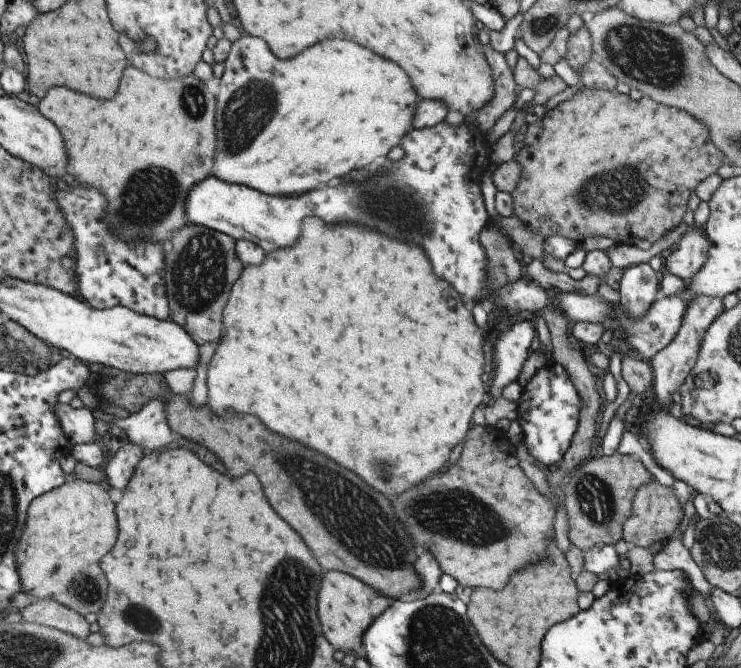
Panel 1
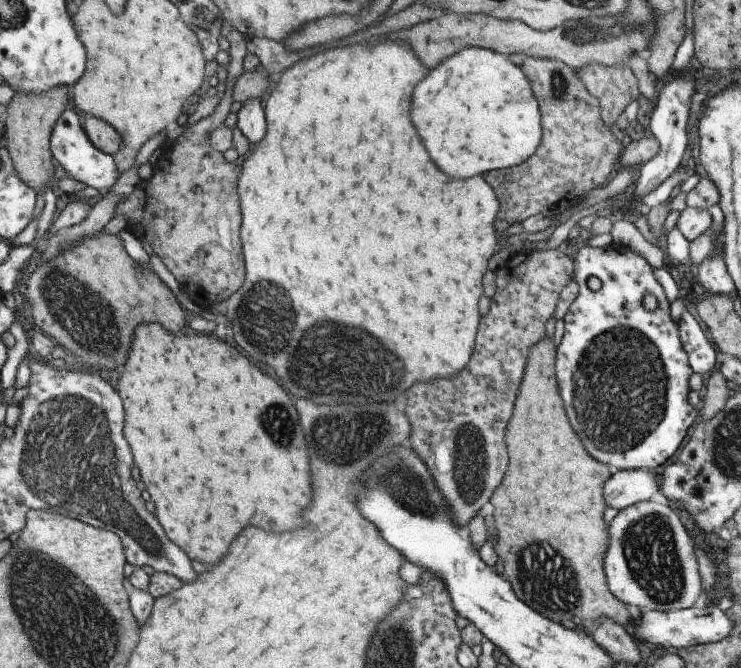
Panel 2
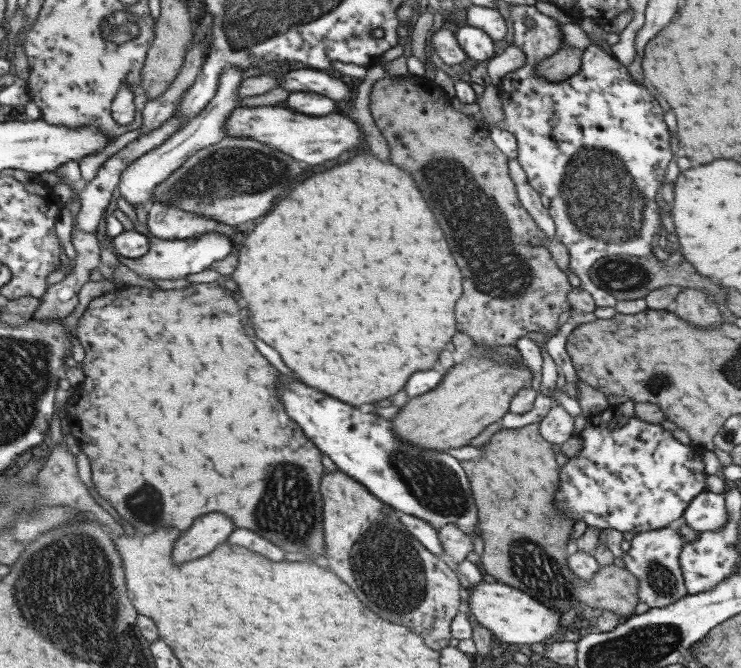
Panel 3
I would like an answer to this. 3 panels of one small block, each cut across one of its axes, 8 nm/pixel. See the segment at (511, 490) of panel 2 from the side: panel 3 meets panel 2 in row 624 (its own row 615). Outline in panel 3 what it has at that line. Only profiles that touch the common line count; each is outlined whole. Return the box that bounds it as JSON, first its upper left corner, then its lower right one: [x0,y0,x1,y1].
[460,423,638,618]

